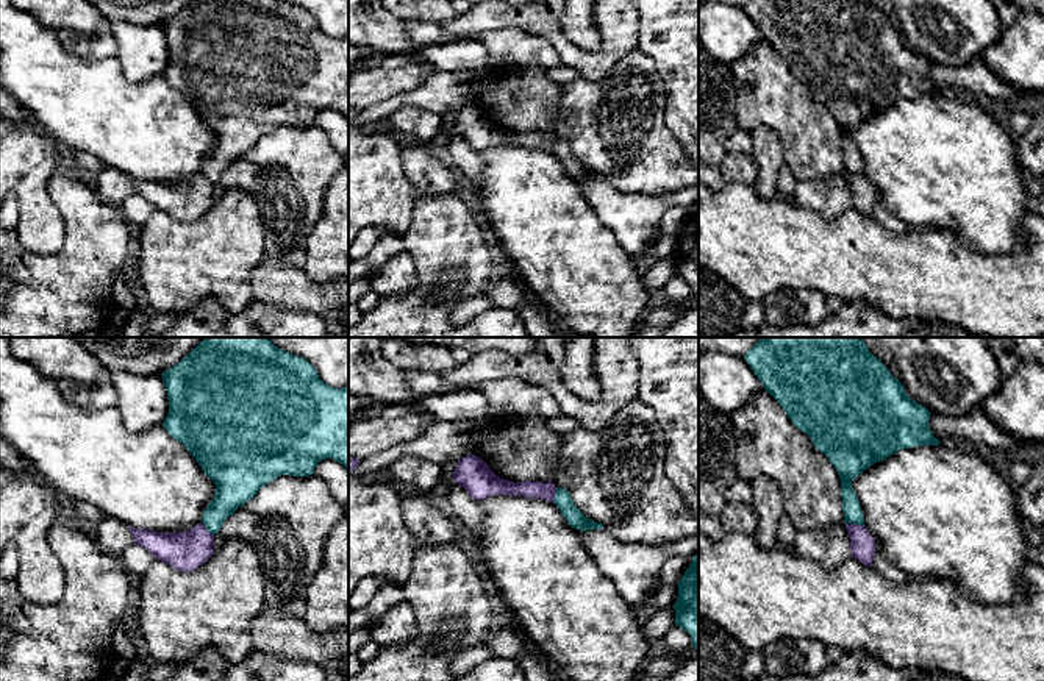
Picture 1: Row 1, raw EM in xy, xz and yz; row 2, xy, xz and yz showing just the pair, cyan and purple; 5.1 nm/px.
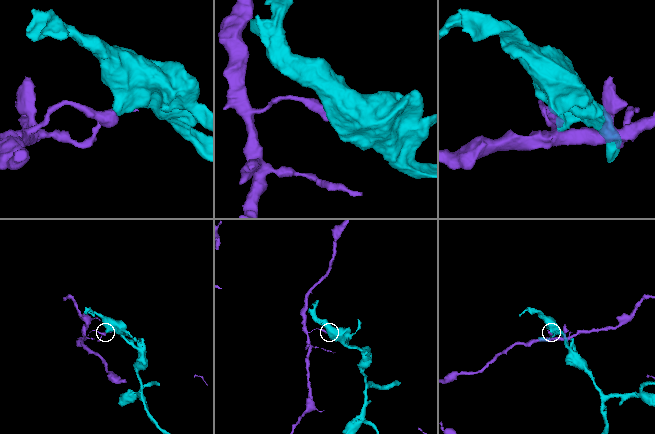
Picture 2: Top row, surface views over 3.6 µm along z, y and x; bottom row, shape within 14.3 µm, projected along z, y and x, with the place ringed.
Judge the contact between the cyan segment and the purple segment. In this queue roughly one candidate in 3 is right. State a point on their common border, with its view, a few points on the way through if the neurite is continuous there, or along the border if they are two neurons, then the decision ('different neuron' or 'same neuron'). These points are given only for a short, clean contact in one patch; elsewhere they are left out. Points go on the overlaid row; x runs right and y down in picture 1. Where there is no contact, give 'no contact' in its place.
contact yz (855, 524); border yz (846, 522), (865, 527); different neuron

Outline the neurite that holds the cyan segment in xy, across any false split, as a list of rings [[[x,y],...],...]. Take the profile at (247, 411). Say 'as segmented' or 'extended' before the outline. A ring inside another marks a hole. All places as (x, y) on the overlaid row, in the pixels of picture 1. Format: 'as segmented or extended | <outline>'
as segmented | [[[205,337],[161,376],[169,400],[164,430],[188,448],[216,484],[214,500],[202,517],[211,534],[277,476],[309,476],[327,458],[349,470],[349,384],[342,389],[325,384],[306,359],[275,347],[269,337]]]

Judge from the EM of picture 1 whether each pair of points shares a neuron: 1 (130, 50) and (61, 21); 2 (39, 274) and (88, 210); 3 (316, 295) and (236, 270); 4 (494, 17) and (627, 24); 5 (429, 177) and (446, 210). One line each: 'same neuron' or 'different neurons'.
1: same neuron
2: same neuron
3: different neurons
4: same neuron
5: different neurons

